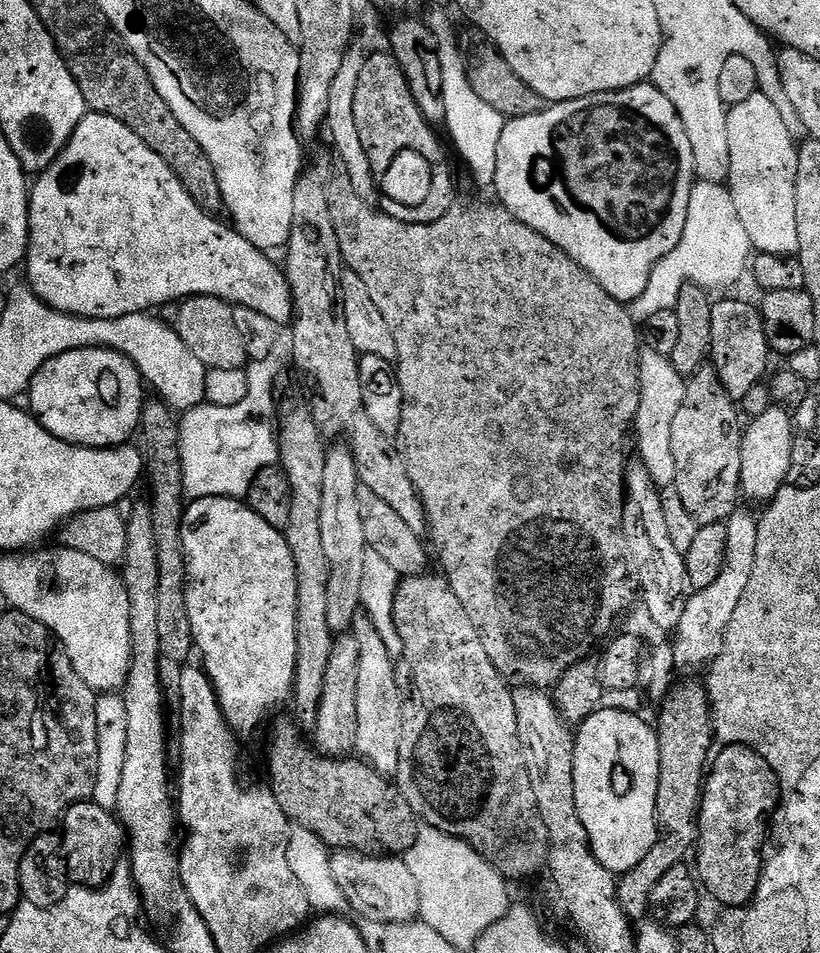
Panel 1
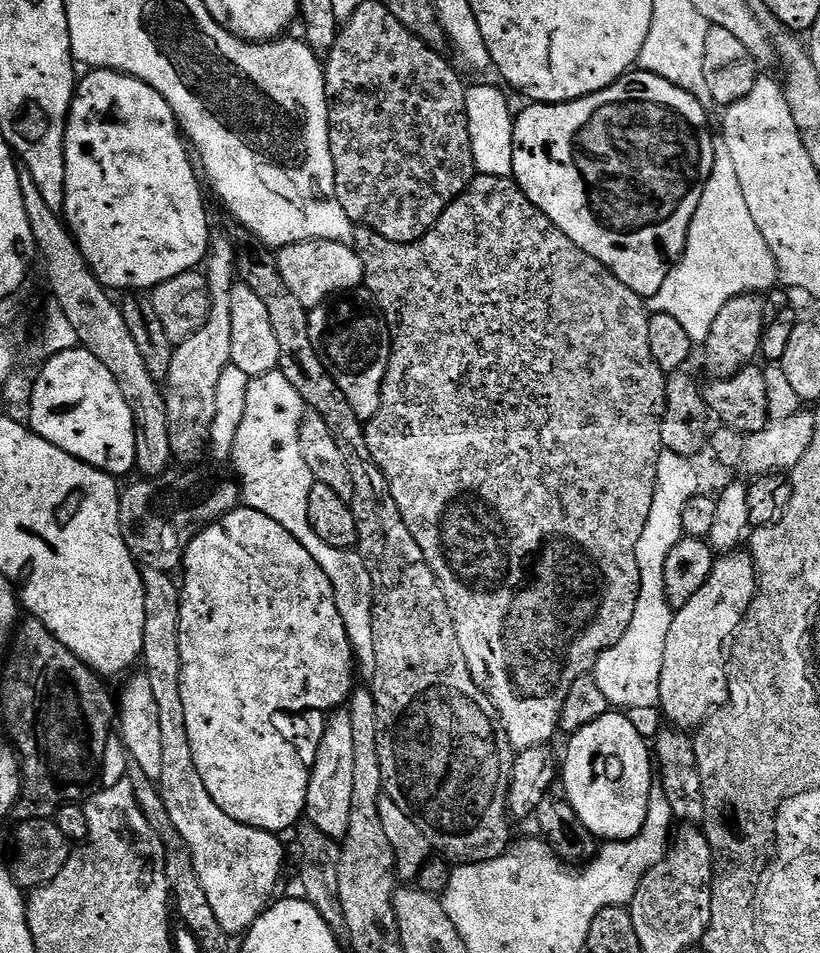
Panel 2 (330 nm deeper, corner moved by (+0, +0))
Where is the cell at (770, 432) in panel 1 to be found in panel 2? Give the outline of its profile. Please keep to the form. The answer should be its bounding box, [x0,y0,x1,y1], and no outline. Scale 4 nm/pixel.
[658,550,758,729]

